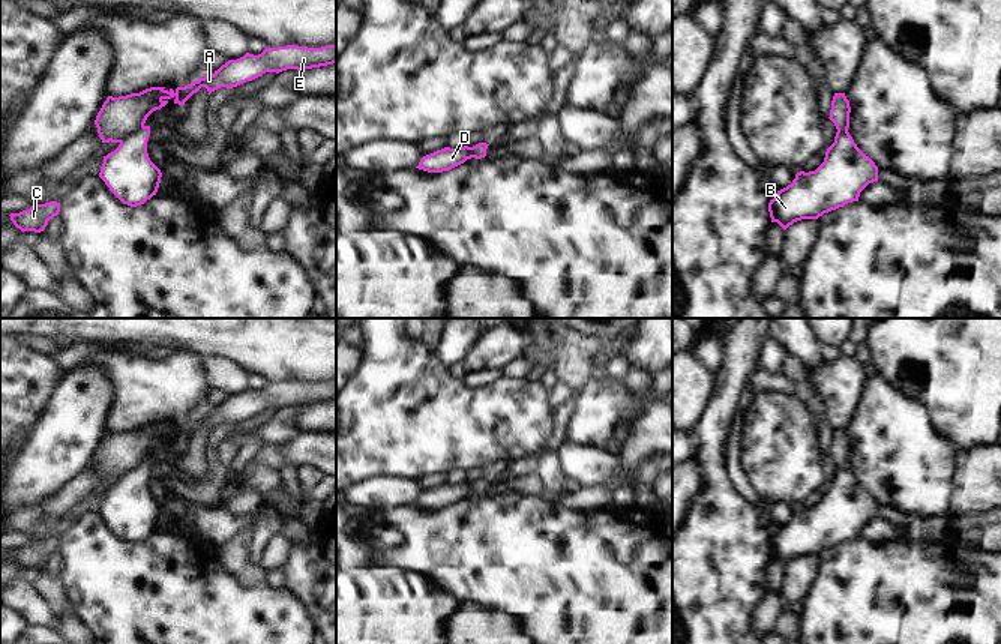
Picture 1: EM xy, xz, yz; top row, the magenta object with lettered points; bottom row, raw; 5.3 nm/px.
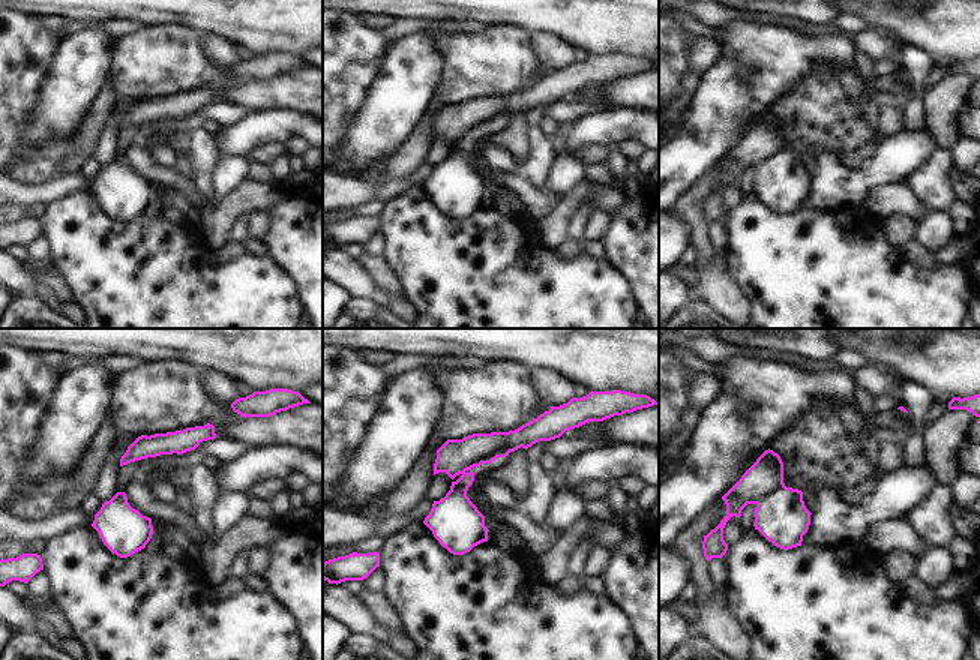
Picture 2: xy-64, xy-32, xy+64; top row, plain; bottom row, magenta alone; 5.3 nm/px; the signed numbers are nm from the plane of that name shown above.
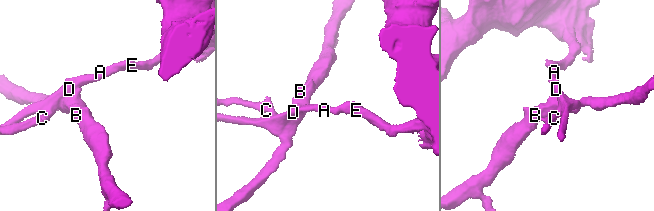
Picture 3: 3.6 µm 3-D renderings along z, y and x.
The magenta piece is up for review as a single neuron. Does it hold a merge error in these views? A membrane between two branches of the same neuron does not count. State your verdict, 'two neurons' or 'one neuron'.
two neurons

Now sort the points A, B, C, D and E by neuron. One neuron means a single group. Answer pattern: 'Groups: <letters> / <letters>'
Groups: A C D E / B

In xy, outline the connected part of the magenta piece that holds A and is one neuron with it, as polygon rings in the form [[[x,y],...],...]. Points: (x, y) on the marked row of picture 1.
[[[299,45],[269,47],[258,56],[246,53],[237,60],[228,60],[213,75],[206,75],[176,90],[150,87],[126,96],[108,96],[96,116],[95,125],[102,143],[120,143],[144,126],[147,117],[165,107],[171,98],[174,104],[183,107],[201,87],[206,87],[210,95],[221,87],[233,89],[252,81],[266,72],[279,74],[287,69],[302,71],[333,63],[336,63],[336,45],[321,48]]]

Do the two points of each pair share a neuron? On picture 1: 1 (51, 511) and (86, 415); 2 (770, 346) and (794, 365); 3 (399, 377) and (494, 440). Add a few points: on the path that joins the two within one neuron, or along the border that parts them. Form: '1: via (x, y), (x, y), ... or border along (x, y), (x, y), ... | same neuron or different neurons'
1: border along (86, 467), (39, 505) | different neurons
2: border along (787, 352), (781, 373) | different neurons
3: via (423, 401), (447, 425), (470, 428) | same neuron

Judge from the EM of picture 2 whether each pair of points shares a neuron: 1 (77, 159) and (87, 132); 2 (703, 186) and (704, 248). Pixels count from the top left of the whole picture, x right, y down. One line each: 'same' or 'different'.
1: same
2: same

